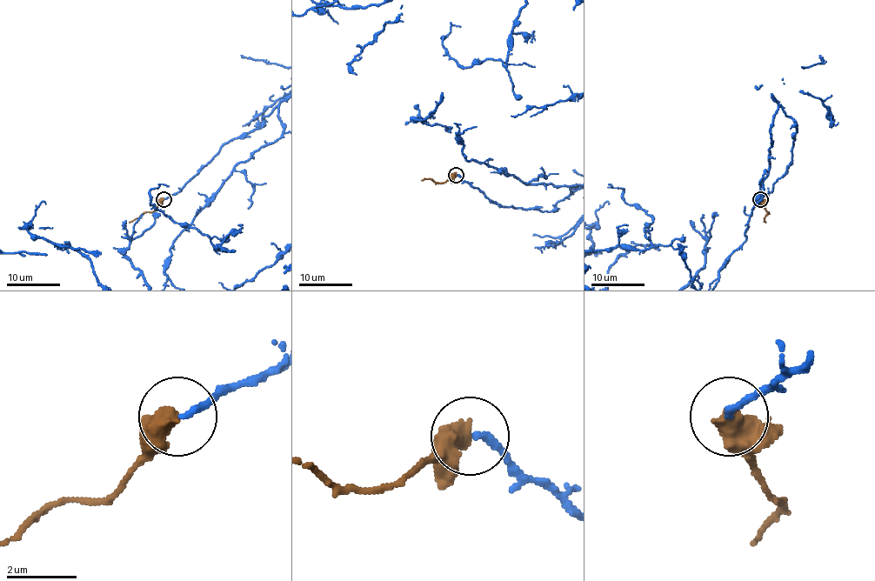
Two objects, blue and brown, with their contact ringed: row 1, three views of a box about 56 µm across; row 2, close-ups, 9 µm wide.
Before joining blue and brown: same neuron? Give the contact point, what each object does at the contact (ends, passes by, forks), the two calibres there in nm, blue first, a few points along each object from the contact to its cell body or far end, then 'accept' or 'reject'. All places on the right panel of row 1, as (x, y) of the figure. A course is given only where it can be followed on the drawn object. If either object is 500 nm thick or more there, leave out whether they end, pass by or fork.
(760, 199) | 180/550 nm | brown via (760, 198), (760, 203), (768, 212), (764, 217), (765, 223) | accept

